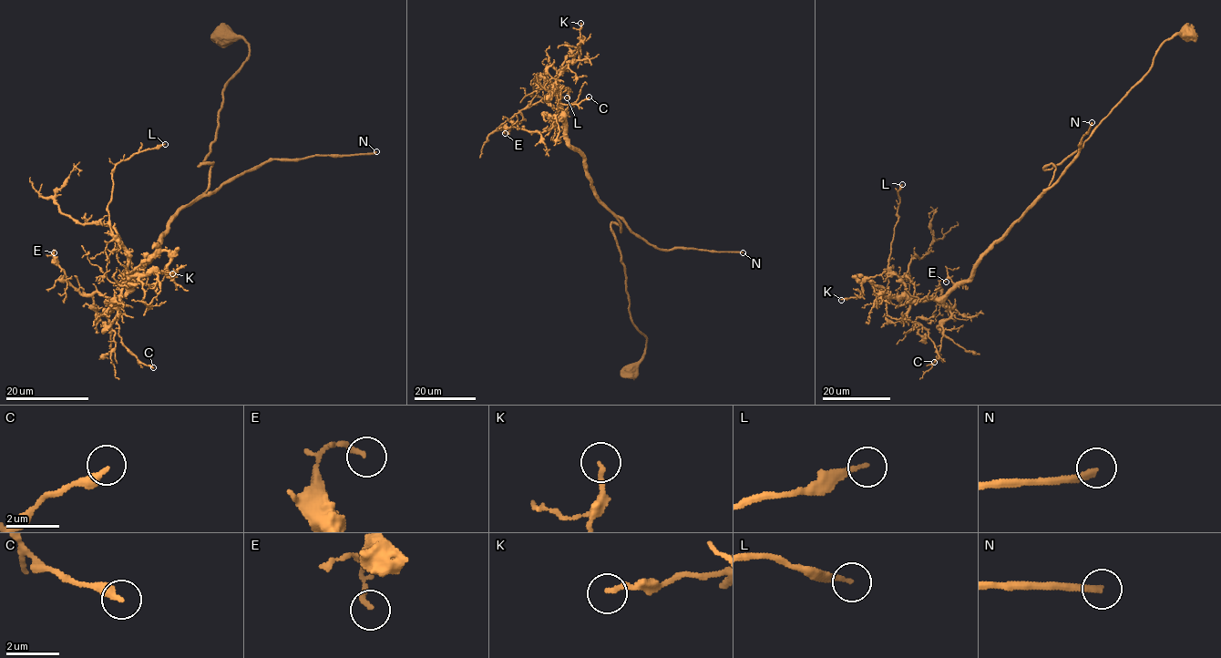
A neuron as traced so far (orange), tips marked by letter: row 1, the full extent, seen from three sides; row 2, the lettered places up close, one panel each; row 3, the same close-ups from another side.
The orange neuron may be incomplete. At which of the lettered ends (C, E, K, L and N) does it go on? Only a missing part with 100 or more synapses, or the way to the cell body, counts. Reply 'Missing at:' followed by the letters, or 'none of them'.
Missing at: N

